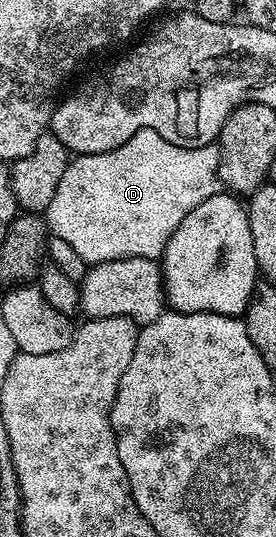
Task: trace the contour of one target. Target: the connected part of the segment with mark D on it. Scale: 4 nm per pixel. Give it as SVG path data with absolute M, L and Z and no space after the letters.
M156 131L134 133L134 137L130 137L130 141L126 141L113 151L94 153L93 155L76 155L69 158L66 173L62 173L62 181L58 181L58 189L54 189L54 201L50 201L46 212L48 230L55 238L67 241L81 255L82 261L86 261L90 265L114 261L115 259L125 259L126 257L146 257L147 259L159 260L163 256L174 229L178 229L178 225L182 225L182 217L186 217L186 213L190 213L190 209L198 209L198 205L202 205L202 201L221 194L222 184L220 174L218 174L219 164L220 148L216 143L207 143L205 147L179 147L170 141L166 141Z

